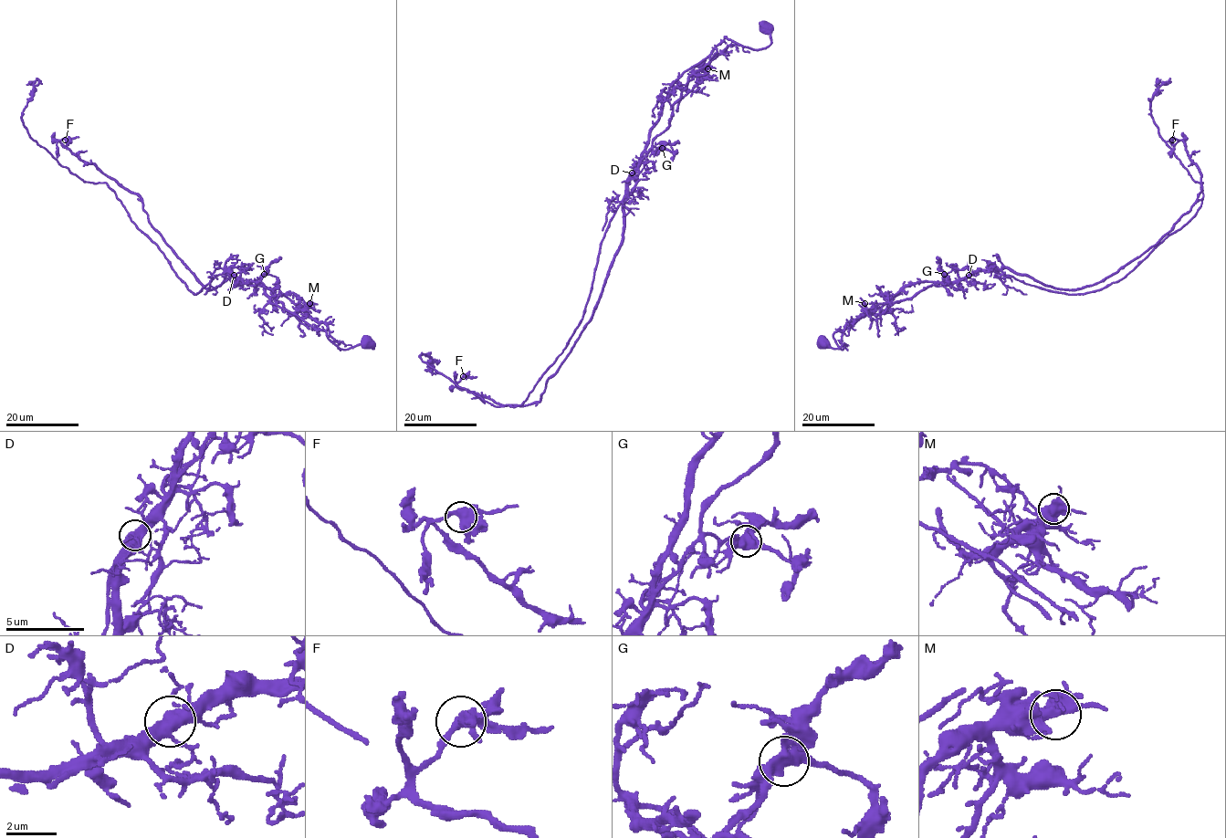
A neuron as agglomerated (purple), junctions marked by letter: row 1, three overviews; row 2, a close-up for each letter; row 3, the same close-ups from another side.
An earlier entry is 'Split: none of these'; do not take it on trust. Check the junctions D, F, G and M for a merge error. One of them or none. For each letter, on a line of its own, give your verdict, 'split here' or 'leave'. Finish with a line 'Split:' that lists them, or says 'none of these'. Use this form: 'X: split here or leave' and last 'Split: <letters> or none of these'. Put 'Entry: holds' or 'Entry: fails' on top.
Entry: fails
D: split here
F: leave
G: leave
M: leave
Split: D

